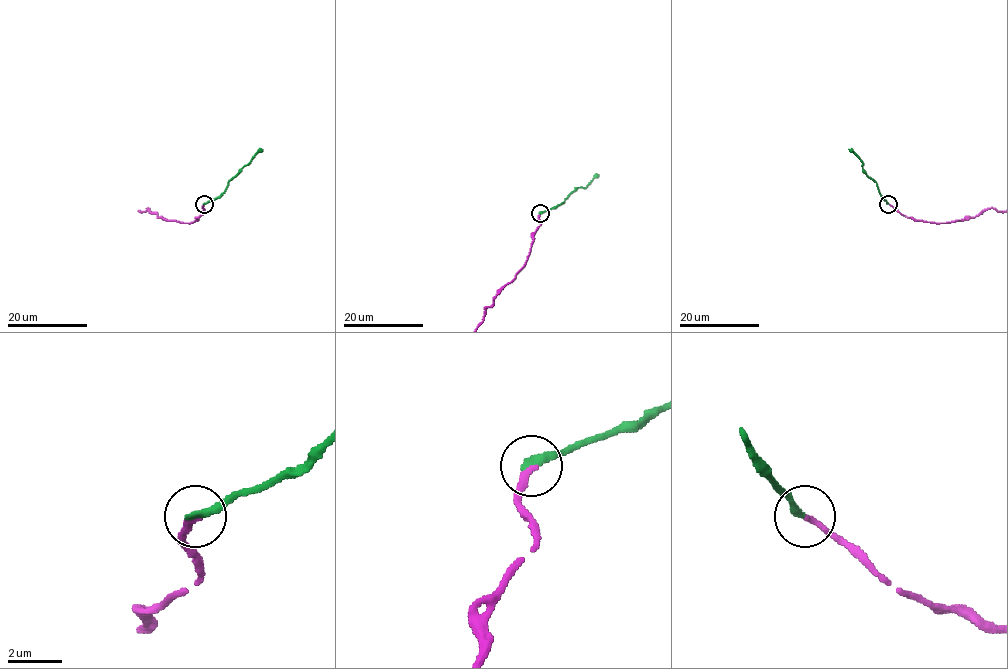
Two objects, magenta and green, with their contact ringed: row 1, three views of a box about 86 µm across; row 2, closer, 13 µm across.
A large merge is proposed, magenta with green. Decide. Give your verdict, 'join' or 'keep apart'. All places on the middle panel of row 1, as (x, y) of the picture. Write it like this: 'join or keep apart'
join

